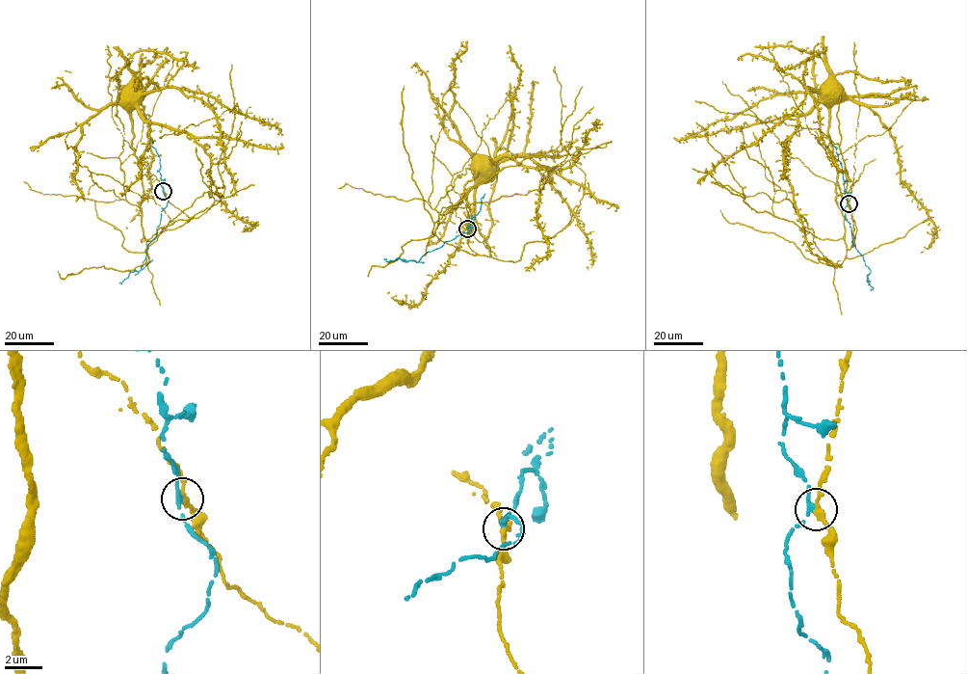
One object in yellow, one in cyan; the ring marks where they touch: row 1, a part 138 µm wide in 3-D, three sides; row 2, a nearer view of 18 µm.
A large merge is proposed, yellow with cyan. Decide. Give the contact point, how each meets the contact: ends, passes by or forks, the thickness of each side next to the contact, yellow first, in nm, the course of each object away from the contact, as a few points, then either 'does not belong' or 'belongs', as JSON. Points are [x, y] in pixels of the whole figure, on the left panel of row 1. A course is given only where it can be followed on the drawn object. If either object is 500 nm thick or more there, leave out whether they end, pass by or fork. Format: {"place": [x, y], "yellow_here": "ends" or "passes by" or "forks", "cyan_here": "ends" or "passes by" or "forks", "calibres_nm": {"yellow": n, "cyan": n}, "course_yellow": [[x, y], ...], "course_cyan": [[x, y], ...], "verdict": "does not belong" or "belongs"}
{"place": [163, 191], "yellow_here": "passes by", "cyan_here": "ends", "calibres_nm": {"yellow": 280, "cyan": 320}, "course_yellow": [[164, 191], [190, 220], [149, 241], [134, 108], [193, 136], [209, 157], [219, 197], [254, 225], [248, 230]], "course_cyan": [[164, 191], [167, 205], [161, 213], [156, 236], [147, 246], [143, 266], [118, 283]], "verdict": "does not belong"}

